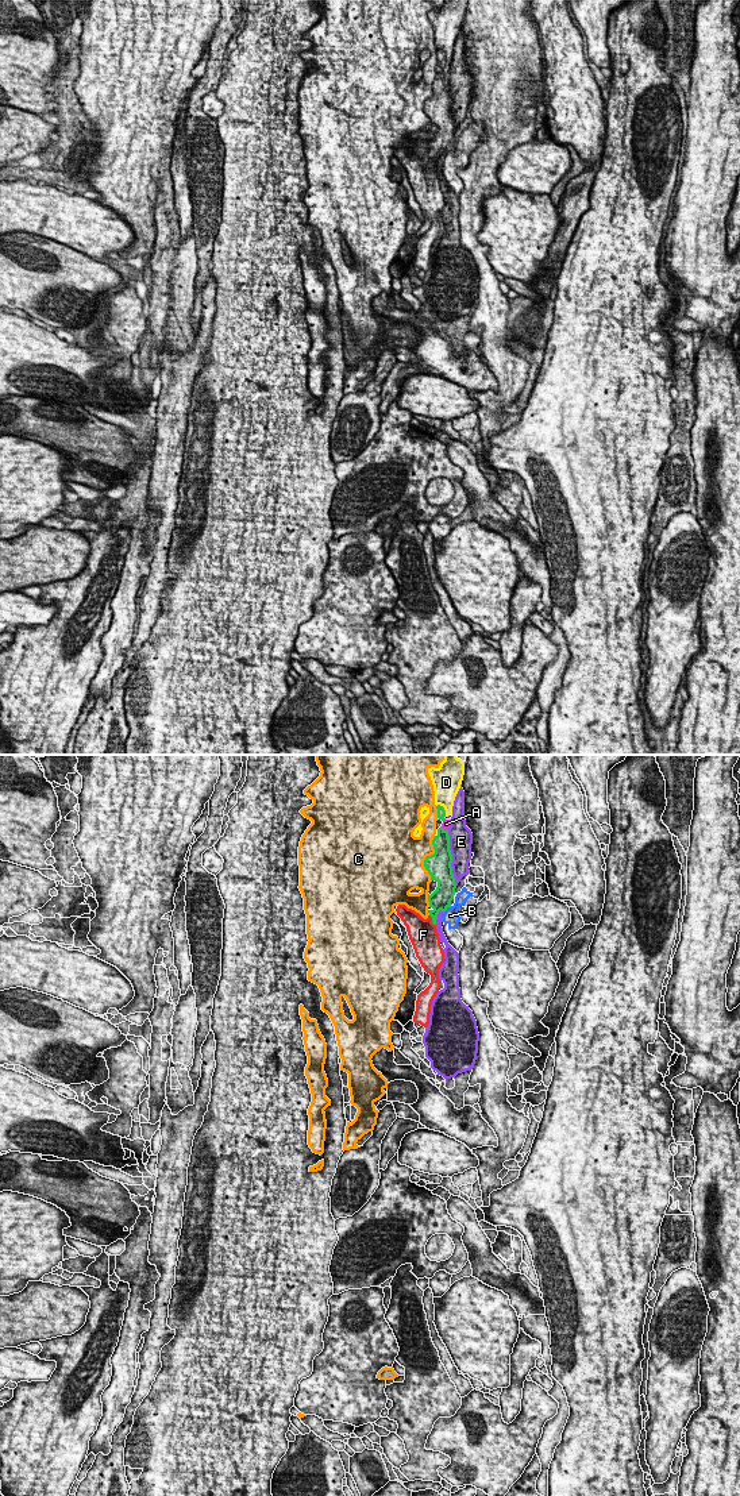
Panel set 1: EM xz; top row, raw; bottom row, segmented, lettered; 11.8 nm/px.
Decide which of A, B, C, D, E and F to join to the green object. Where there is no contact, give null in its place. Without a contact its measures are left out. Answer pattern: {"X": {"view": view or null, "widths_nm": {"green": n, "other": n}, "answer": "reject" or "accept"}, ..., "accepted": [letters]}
{"A": {"view": "xz", "widths_nm": {"green": 200, "other": 100}, "answer": "reject"}, "B": {"view": "xz", "widths_nm": {"green": 240, "other": 170}, "answer": "reject"}, "C": {"view": "xz", "widths_nm": {"green": 280, "other": 480}, "answer": "reject"}, "D": {"view": "xz", "widths_nm": {"green": 100, "other": 280}, "answer": "reject"}, "E": {"view": "xz", "widths_nm": {"green": 280, "other": 280}, "answer": "reject"}, "F": {"view": "xz", "widths_nm": {"green": 220, "other": 340}, "answer": "accept"}, "accepted": ["F"]}

